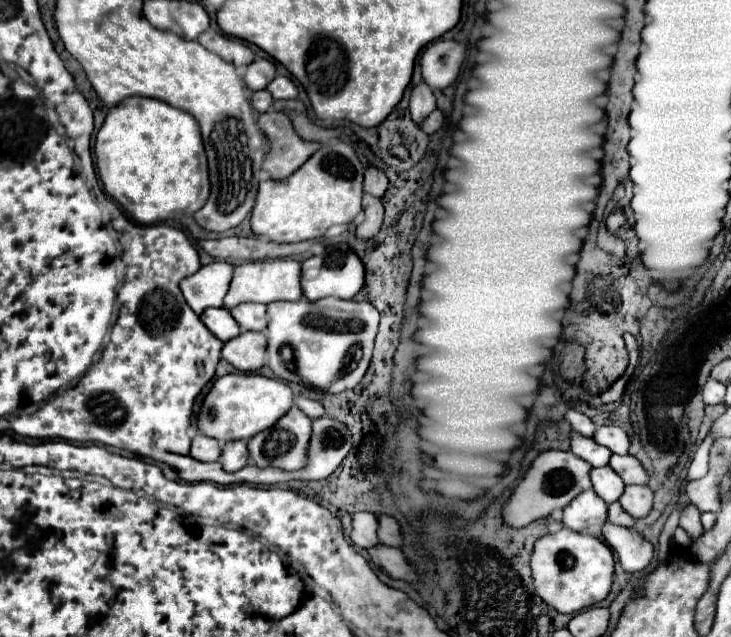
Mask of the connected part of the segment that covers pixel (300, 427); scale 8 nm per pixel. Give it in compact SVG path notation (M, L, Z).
M291 408L291 412L287 412L287 416L283 416L283 420L279 420L279 424L267 428L267 432L253 436L247 442L249 448L249 456L251 462L259 468L279 468L279 470L287 470L287 472L295 472L305 468L307 464L307 448L309 448L309 440L311 440L311 420L307 416L303 416L303 412L299 412L299 408Z

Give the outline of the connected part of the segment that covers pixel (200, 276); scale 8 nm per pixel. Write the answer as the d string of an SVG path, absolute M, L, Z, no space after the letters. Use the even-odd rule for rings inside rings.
M217 260L213 264L201 266L193 276L181 280L181 292L195 314L205 308L223 306L223 296L229 290L233 278L233 266L229 262Z

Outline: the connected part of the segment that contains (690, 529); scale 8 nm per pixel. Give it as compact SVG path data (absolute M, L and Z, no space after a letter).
M689 504L689 506L683 510L681 518L679 518L679 526L689 534L689 538L691 538L693 542L703 534L703 526L701 526L701 518L699 518L699 516L701 516L699 510L697 510L693 504Z

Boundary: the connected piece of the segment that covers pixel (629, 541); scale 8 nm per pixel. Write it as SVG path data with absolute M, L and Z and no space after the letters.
M607 522L603 526L603 538L615 550L623 570L627 572L641 572L653 560L653 544L645 540L635 528Z

